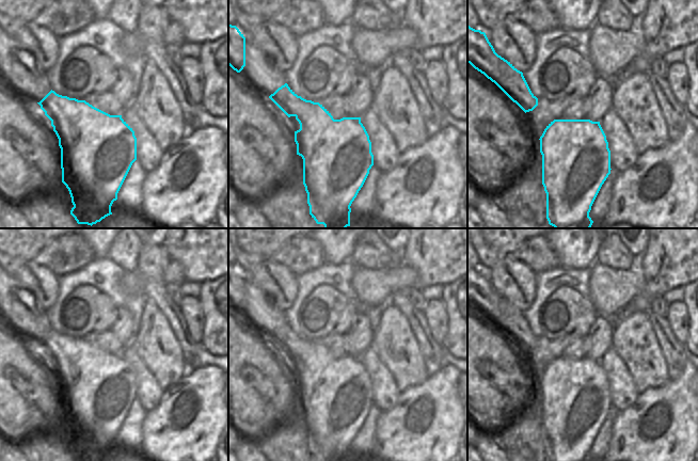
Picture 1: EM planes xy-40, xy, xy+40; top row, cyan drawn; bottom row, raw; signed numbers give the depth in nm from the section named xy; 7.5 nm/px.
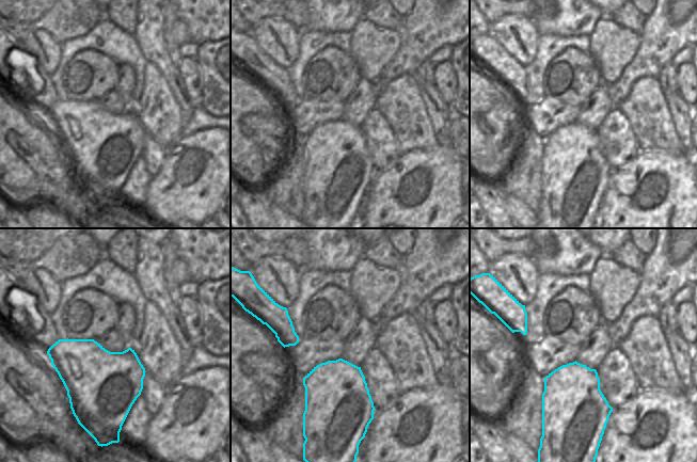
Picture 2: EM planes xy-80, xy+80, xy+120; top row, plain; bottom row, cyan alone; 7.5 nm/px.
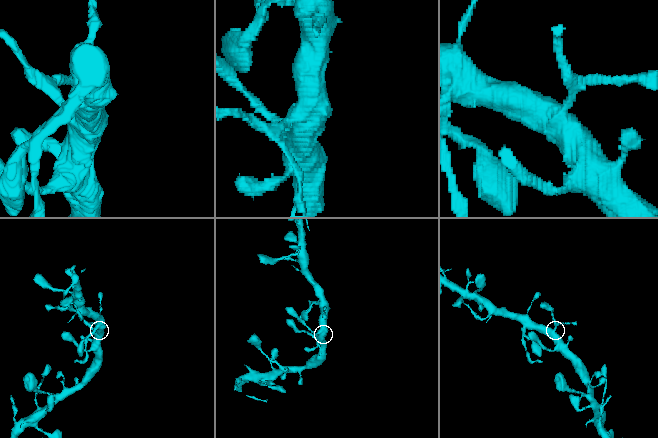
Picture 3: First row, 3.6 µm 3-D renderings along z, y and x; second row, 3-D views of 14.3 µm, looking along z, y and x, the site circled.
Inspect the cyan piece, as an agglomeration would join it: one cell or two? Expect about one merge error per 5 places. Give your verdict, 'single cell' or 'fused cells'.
single cell

